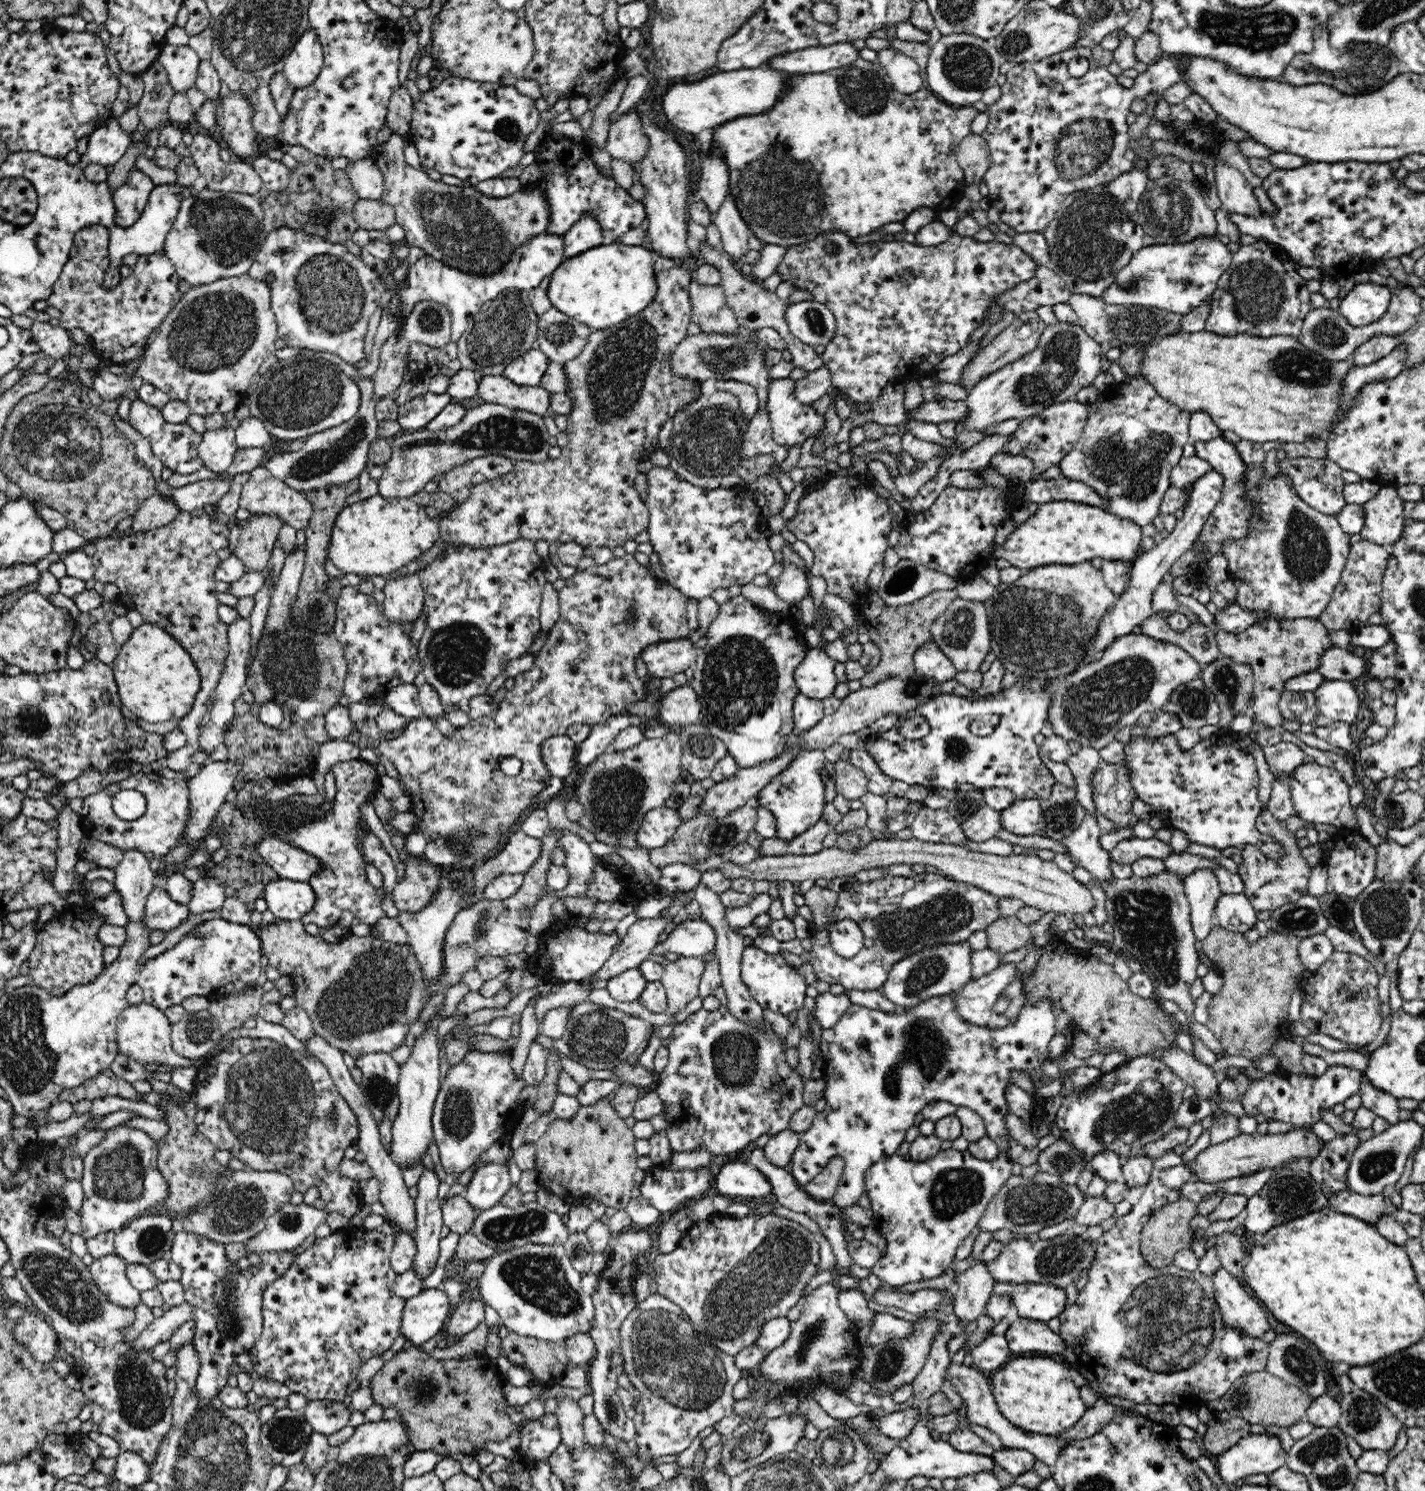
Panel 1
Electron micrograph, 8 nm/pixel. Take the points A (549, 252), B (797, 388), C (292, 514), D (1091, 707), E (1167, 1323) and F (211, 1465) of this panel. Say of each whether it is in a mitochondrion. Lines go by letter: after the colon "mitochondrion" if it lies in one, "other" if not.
A: other
B: other
C: other
D: mitochondrion
E: mitochondrion
F: mitochondrion

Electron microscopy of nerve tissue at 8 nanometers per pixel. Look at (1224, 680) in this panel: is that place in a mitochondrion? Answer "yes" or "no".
yes

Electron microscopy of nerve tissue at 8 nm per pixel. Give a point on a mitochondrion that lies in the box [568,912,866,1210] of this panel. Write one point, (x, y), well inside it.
(734, 1055)

